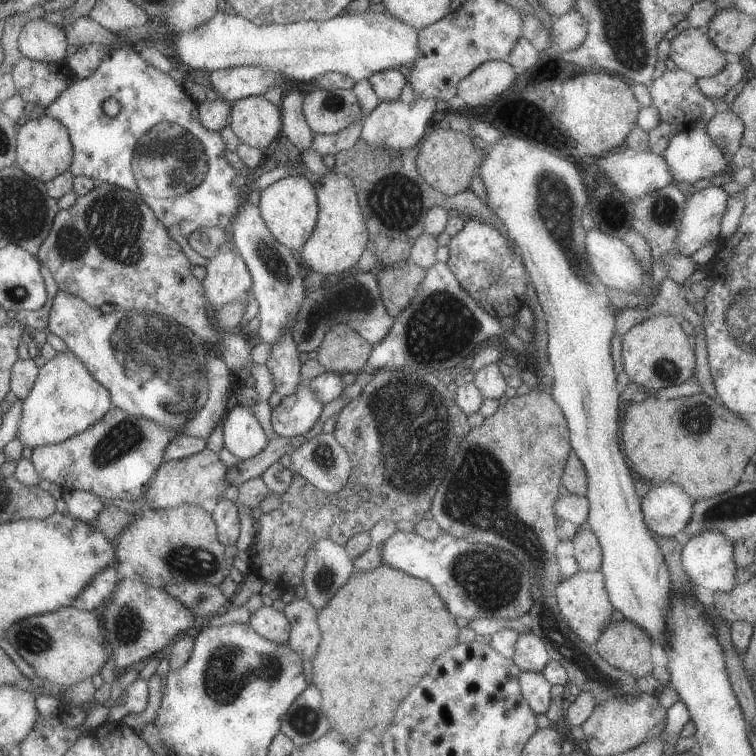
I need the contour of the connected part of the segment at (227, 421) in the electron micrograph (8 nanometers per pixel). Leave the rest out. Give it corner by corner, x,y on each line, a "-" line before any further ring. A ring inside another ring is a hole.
237,403
224,418
222,446
237,460
250,459
266,445
265,432
248,406

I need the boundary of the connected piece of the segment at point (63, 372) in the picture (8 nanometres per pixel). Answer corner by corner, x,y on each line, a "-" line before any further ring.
71,351
57,353
38,368
29,394
21,401
21,416
15,436
23,447
54,445
85,430
111,406
107,389
89,374

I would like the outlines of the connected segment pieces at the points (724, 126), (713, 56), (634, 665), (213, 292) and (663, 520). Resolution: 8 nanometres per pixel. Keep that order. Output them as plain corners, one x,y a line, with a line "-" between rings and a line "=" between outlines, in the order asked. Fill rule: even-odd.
727,110
724,113
715,113
704,131
724,151
724,155
729,160
741,146
739,140
743,130
745,127
739,117
733,111
=
691,26
669,35
668,57
678,69
690,72
696,79
712,77
723,70
726,58
704,31
=
624,618
619,621
611,621
596,640
594,647
608,665
625,671
632,677
645,677
646,674
651,673
653,668
651,666
651,644
653,644
652,638
646,635
644,630
=
227,237
218,247
217,256
207,259
204,266
206,275
201,281
210,312
226,302
245,301
247,304
251,296
249,271
243,259
231,252
231,240
=
655,483
649,486
648,492
639,498
645,526
653,535
673,537
689,522
693,500
680,486
671,483

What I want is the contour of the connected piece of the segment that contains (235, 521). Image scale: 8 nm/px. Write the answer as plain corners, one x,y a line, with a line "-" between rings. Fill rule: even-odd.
221,500
209,509
216,526
218,541
224,547
234,545
239,536
239,517
236,504
228,500

